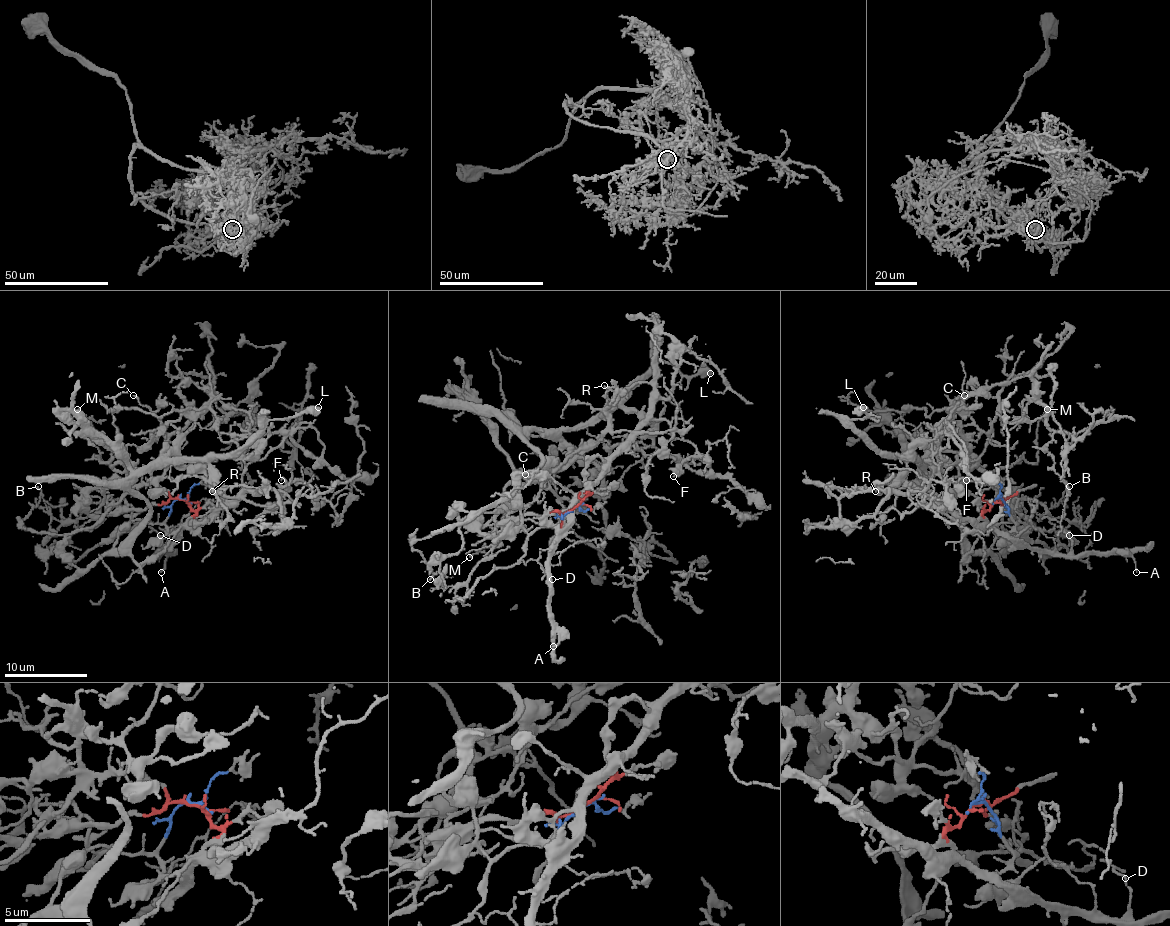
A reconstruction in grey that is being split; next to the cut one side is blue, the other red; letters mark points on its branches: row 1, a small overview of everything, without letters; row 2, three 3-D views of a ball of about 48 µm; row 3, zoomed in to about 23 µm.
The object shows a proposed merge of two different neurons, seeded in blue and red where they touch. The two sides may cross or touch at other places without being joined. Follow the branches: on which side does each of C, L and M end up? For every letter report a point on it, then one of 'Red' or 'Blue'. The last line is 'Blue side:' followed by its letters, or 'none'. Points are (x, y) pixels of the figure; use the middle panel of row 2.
C: Place: (525, 474). Red
L: Place: (710, 373). Red
M: Place: (469, 557). Red
Blue side: none

